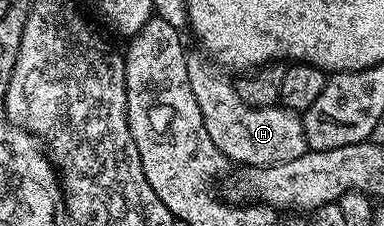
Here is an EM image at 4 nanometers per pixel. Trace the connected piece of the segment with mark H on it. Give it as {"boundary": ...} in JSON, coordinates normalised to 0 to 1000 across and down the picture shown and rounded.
{"boundary":[[[495,226],[482,252],[487,363],[497,381],[497,416],[508,416],[508,451],[518,451],[518,504],[529,504],[529,558],[539,558],[549,628],[570,646],[594,708],[617,735],[690,743],[698,726],[758,717],[758,699],[789,686],[799,642],[786,518],[776,500],[729,469],[643,469],[643,451],[622,434],[609,358],[576,336],[586,332],[578,305],[542,248],[513,230]]]}

